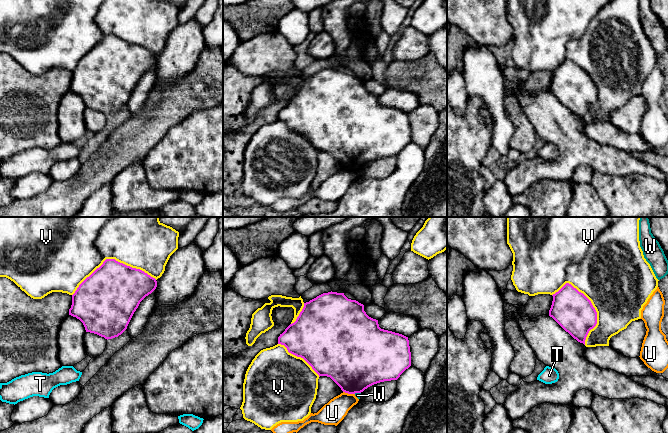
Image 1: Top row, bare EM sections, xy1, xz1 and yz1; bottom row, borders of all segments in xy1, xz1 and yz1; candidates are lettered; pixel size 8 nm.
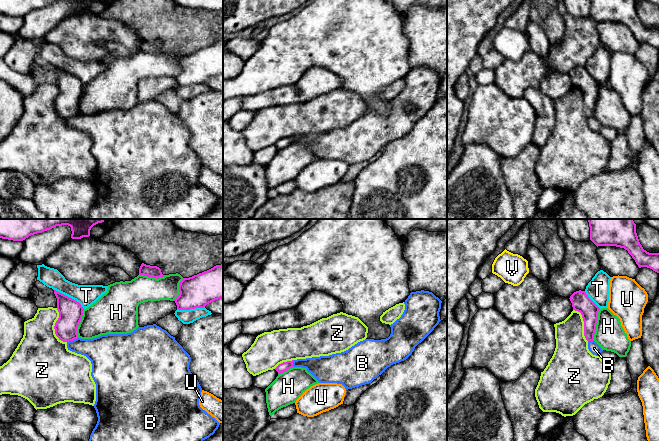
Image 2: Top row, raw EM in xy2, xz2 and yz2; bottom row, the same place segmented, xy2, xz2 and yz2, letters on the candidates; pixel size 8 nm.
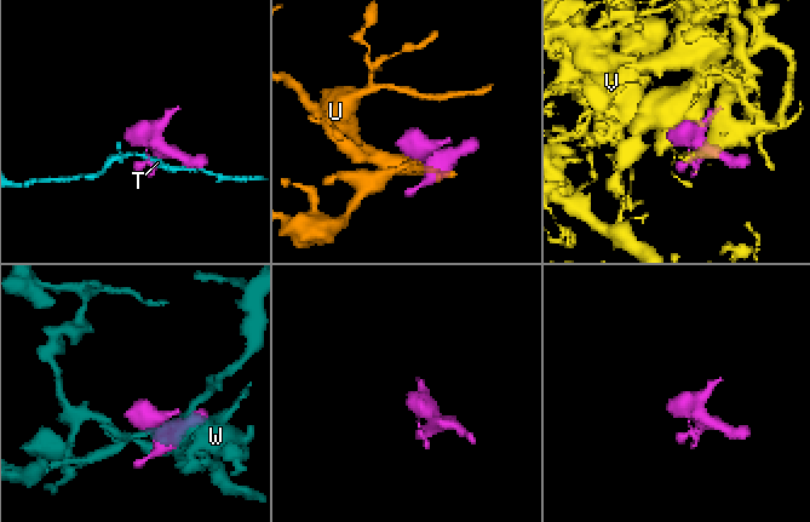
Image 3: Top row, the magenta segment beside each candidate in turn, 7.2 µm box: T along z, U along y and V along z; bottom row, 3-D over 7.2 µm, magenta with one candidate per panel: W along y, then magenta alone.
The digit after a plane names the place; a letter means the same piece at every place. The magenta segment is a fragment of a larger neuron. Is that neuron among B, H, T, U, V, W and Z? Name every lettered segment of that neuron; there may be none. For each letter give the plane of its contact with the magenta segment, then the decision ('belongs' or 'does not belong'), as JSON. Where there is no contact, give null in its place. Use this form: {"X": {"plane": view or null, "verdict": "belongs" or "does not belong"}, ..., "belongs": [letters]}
{"B": {"plane": "xy2", "verdict": "does not belong"}, "H": {"plane": "yz2", "verdict": "does not belong"}, "T": {"plane": "xy2", "verdict": "does not belong"}, "U": {"plane": "xz1", "verdict": "does not belong"}, "V": {"plane": "xy1", "verdict": "belongs"}, "W": {"plane": "xz1", "verdict": "does not belong"}, "Z": {"plane": "xy2", "verdict": "does not belong"}, "belongs": ["V"]}

